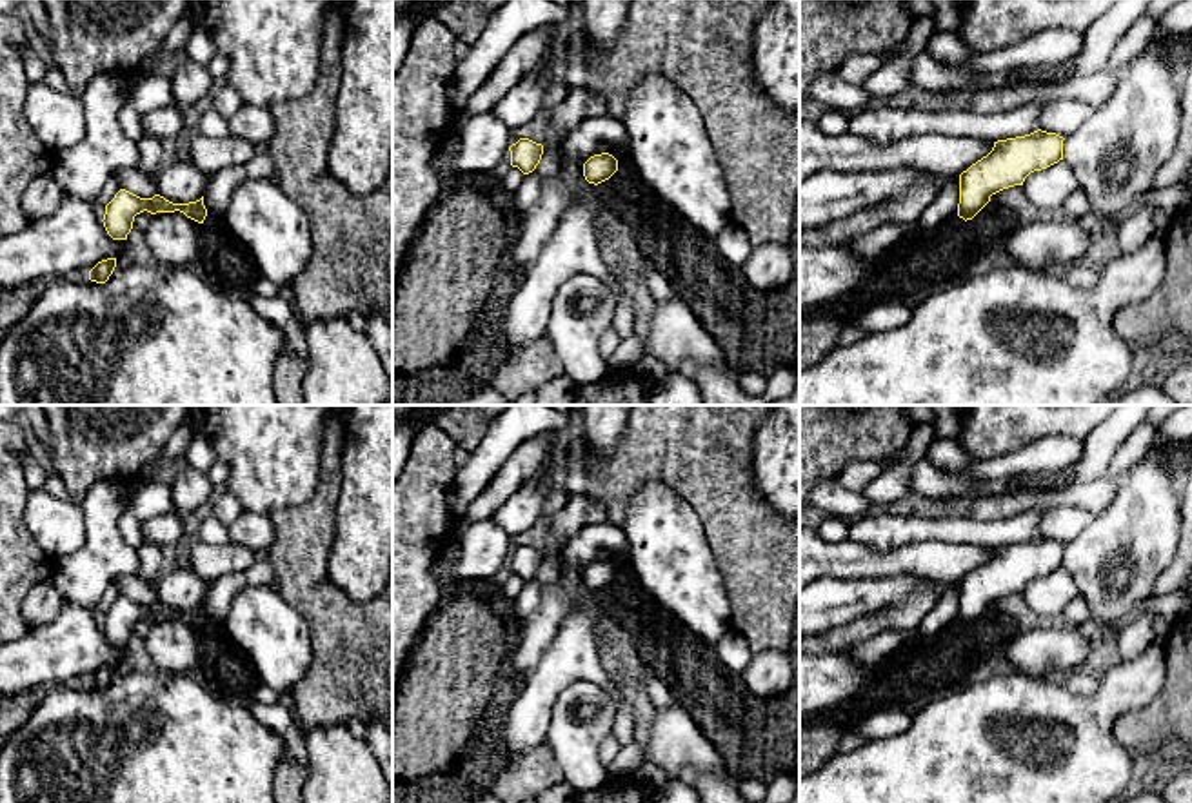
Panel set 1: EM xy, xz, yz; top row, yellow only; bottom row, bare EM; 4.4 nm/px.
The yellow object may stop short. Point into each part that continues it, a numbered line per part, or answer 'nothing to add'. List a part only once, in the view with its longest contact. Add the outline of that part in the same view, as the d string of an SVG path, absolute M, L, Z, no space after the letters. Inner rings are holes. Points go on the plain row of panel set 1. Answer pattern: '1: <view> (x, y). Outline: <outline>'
nothing to add

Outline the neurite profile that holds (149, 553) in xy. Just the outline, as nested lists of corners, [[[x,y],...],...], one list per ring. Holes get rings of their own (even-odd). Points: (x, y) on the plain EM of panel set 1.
[[[145,541],[136,552],[140,558],[138,576],[144,581],[154,585],[154,581],[158,580],[160,565],[162,565],[162,547],[153,541]]]

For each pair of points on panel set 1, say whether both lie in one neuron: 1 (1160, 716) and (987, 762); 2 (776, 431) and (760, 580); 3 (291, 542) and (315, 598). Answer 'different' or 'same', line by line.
1: different
2: different
3: same

